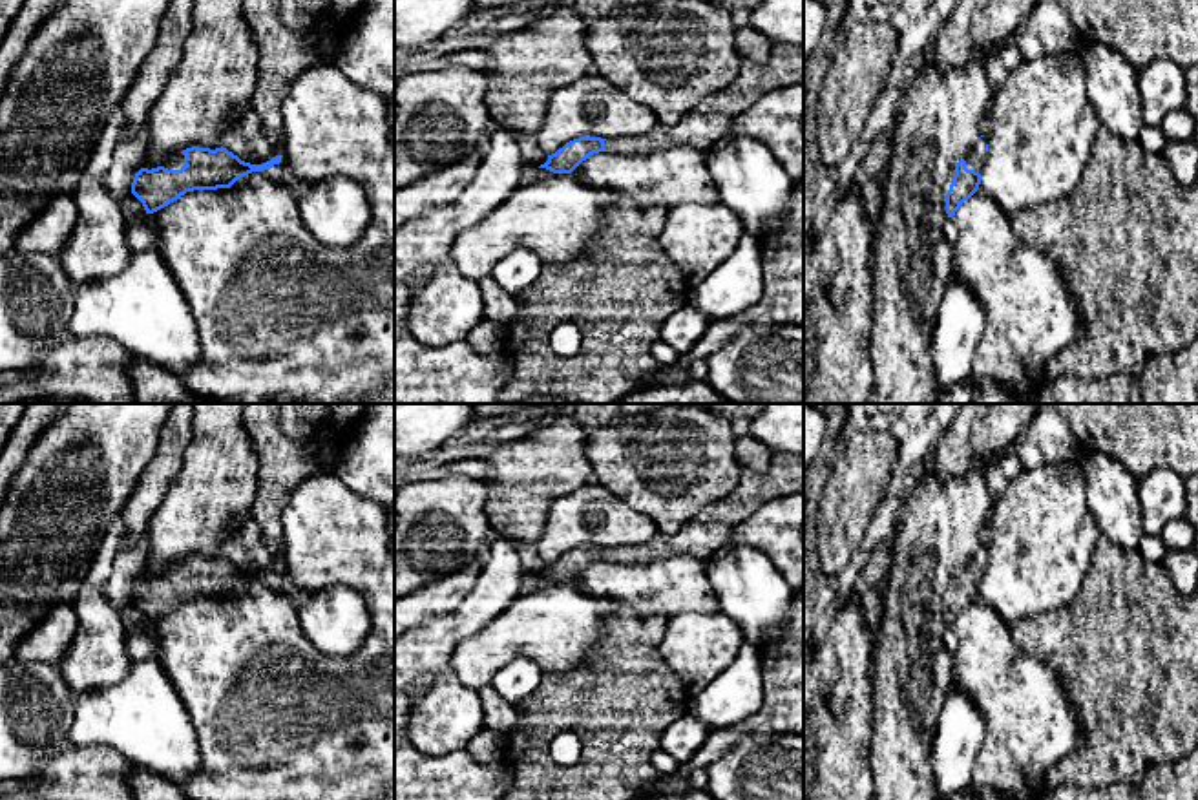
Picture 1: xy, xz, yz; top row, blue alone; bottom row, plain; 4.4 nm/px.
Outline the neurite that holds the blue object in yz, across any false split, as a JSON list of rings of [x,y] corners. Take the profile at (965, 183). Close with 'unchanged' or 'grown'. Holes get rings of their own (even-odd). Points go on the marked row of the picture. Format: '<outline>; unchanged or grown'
[[[981,135],[972,152],[955,164],[955,175],[946,194],[948,217],[953,217],[961,205],[979,190],[986,152],[986,137]]]; grown

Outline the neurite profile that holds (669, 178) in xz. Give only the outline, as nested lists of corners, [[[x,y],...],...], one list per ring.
[[[679,146],[648,155],[599,152],[583,161],[572,175],[583,183],[625,192],[639,208],[714,205],[720,195],[705,152]]]

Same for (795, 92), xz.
[[[804,84],[776,88],[734,119],[729,137],[749,135],[763,142],[785,174],[804,177]]]

